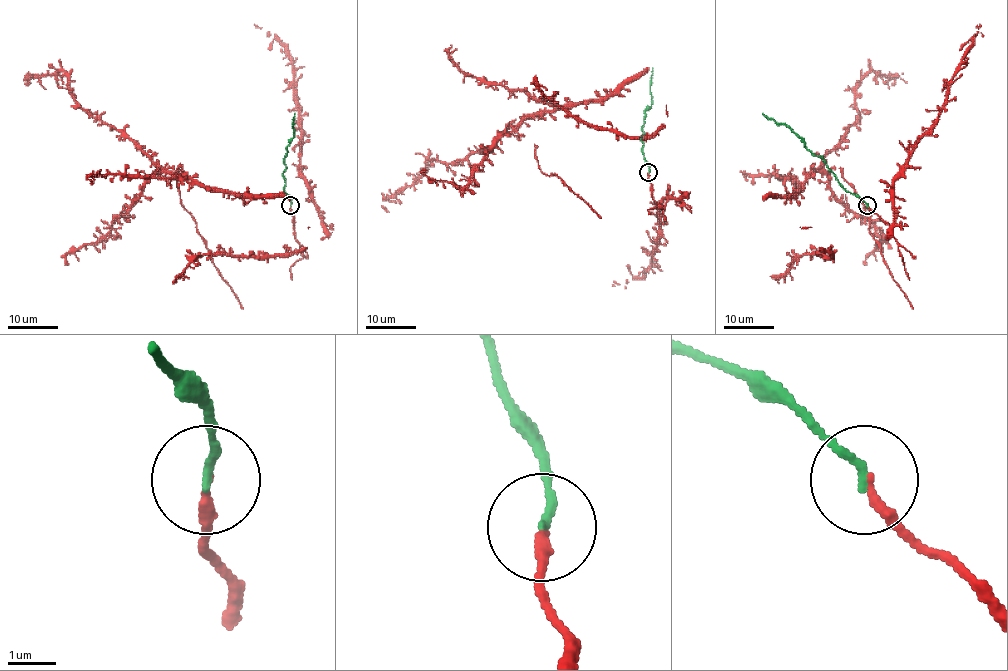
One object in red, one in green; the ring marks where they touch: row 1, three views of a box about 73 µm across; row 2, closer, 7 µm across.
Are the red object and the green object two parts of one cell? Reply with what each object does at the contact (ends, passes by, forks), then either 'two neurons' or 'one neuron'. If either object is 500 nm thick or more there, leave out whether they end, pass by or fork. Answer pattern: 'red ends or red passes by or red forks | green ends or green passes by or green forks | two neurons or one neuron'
red ends | green ends | one neuron

